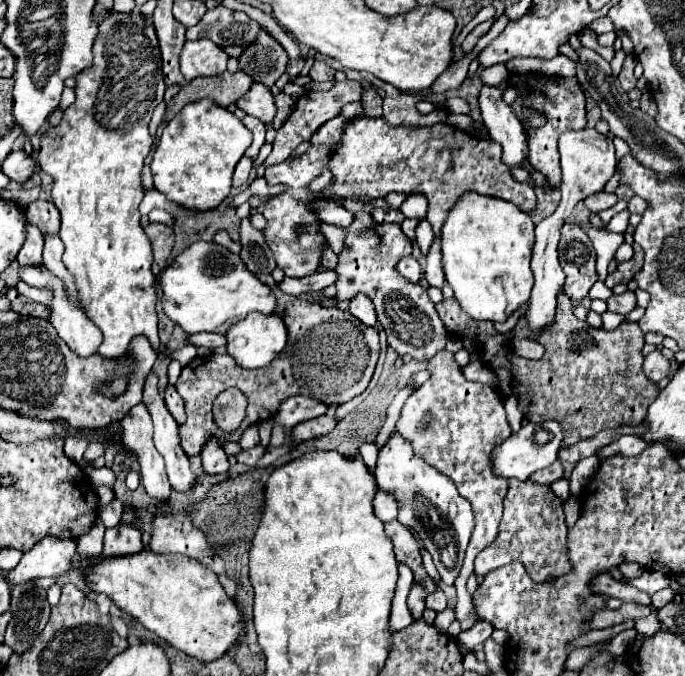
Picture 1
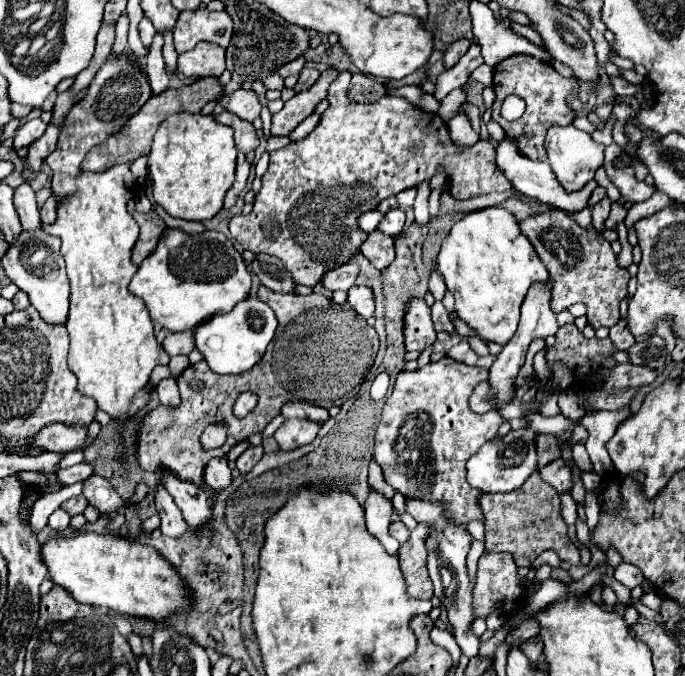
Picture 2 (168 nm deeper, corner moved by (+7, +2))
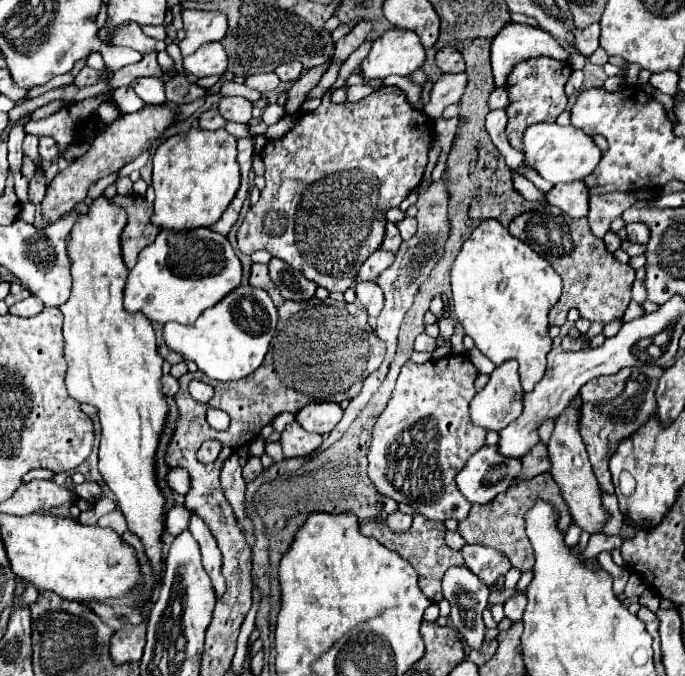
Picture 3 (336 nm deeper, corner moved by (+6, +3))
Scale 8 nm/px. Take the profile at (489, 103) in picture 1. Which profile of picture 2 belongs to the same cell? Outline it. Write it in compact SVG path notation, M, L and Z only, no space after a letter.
M506 138L504 142L498 144L496 148L496 162L498 162L498 168L504 172L504 176L512 182L512 186L528 196L528 198L534 198L538 200L540 204L548 204L552 208L558 208L558 210L564 210L568 214L576 214L580 210L584 210L588 206L588 200L590 200L590 194L592 190L598 186L596 180L590 180L590 184L586 184L582 190L578 192L572 192L572 196L554 180L554 174L550 172L550 166L546 162L534 162L534 160L526 160L526 156L518 156L518 148L514 148L514 144L510 144L510 138Z

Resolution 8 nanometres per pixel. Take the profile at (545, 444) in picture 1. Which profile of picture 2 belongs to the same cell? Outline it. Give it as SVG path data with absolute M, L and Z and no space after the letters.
M522 428L522 430L510 430L504 438L494 438L486 442L466 464L468 484L484 494L518 490L526 482L526 478L538 468L534 438L536 432L532 428Z

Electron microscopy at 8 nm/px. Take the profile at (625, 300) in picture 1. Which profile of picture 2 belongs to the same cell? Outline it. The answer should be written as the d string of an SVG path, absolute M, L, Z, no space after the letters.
M548 210L544 214L528 216L520 222L522 234L530 240L540 260L552 278L552 300L550 308L554 314L566 310L574 302L586 304L588 324L598 330L600 326L612 328L620 320L618 304L626 296L630 274L626 268L616 264L616 254L610 242L592 228L582 228L578 222L558 210Z

